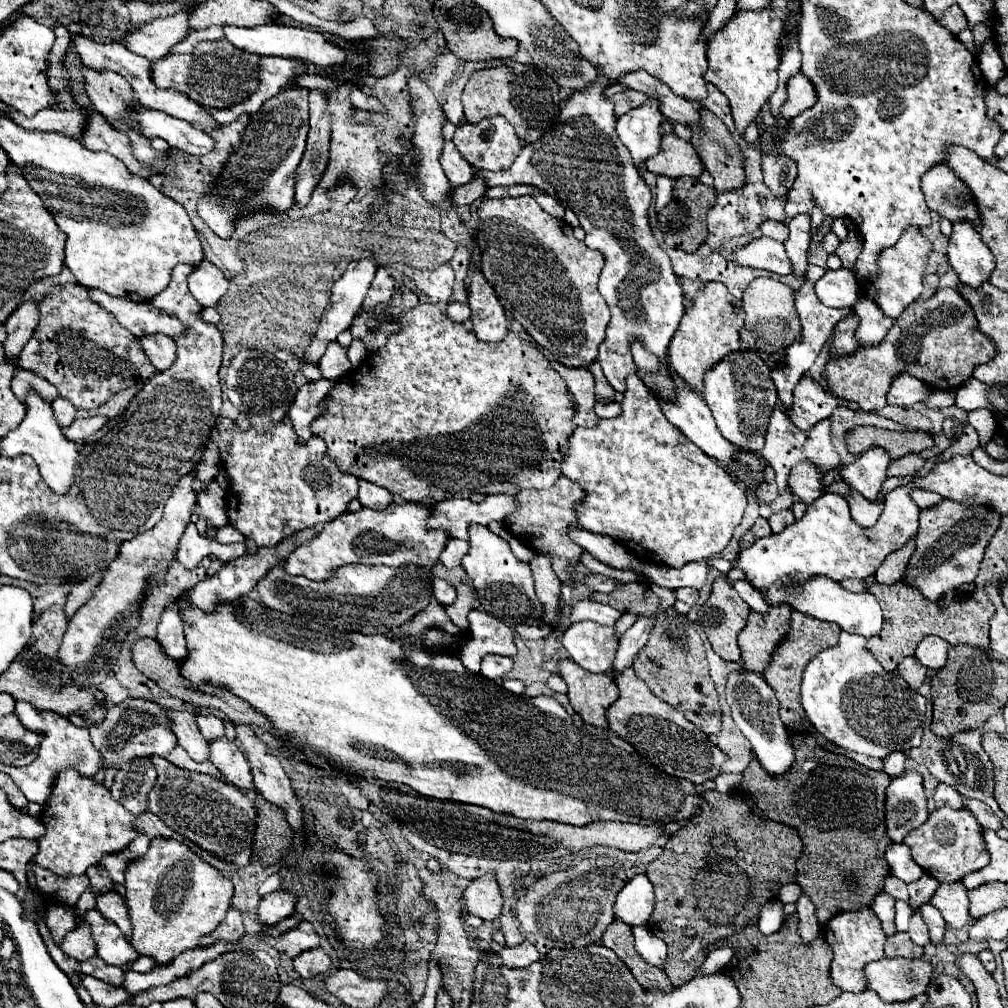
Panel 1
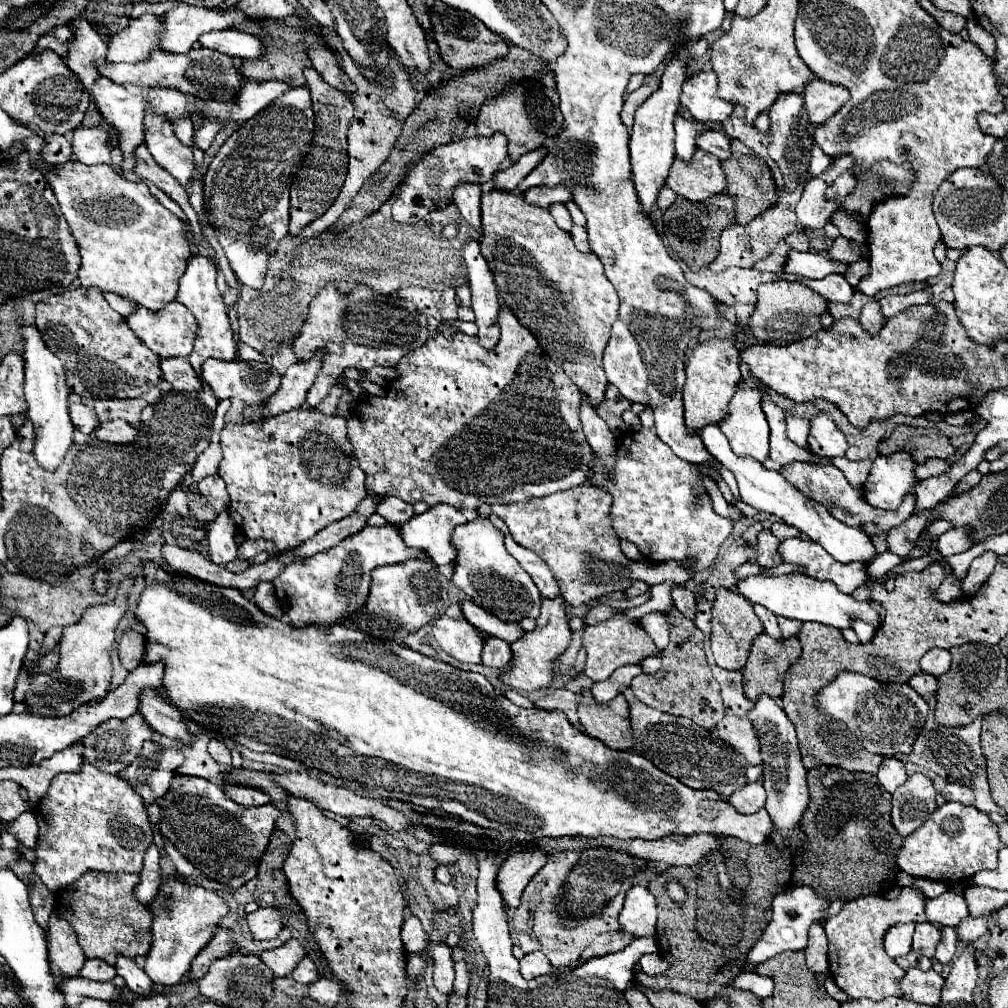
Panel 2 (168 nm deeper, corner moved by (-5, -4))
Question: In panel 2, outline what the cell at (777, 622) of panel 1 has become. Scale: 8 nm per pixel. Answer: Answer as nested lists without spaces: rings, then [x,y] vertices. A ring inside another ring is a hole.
[[[760,634],[754,644],[752,644],[752,650],[750,650],[750,656],[748,656],[748,662],[746,662],[746,668],[742,670],[744,674],[744,696],[752,702],[756,702],[762,694],[770,696],[770,698],[780,698],[782,696],[782,682],[784,682],[784,674],[788,672],[788,668],[800,658],[802,654],[802,648],[800,648],[800,642],[798,638],[788,638],[784,642],[778,642],[778,640],[772,640],[768,634]]]

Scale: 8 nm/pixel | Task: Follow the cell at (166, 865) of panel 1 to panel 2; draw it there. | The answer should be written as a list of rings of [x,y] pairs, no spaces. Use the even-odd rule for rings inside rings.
[[[174,878],[162,884],[158,896],[148,908],[154,914],[154,922],[152,922],[154,940],[146,956],[144,972],[150,976],[154,984],[160,984],[160,986],[180,984],[182,978],[188,974],[188,968],[194,956],[214,936],[218,920],[228,912],[228,906],[216,892],[204,890],[202,886],[190,886],[184,880]]]

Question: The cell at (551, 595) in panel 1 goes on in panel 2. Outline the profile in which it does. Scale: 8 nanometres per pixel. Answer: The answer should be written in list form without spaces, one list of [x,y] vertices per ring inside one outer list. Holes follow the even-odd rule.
[[[562,598],[556,600],[542,600],[542,614],[536,618],[536,628],[532,632],[526,632],[524,638],[516,640],[512,644],[512,668],[508,672],[500,674],[500,680],[508,684],[514,690],[522,692],[536,692],[542,688],[552,688],[554,684],[554,660],[566,652],[570,644],[570,628],[566,620],[566,612],[562,606]]]

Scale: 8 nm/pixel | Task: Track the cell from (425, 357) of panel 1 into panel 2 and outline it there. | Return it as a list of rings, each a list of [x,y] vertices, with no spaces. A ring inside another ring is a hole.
[[[504,304],[500,306],[498,320],[500,320],[498,324],[502,330],[502,338],[494,350],[482,348],[478,344],[476,336],[454,336],[452,340],[444,340],[444,336],[440,336],[440,332],[438,332],[436,338],[428,340],[428,344],[424,344],[422,348],[418,348],[416,352],[412,352],[404,360],[400,360],[400,364],[396,366],[398,378],[386,386],[386,396],[358,398],[352,418],[348,418],[348,440],[352,440],[352,444],[356,448],[356,458],[360,462],[360,468],[366,474],[366,488],[372,494],[398,496],[410,504],[422,500],[430,506],[450,504],[458,510],[462,510],[462,508],[478,510],[480,504],[524,502],[528,498],[540,498],[540,496],[568,490],[568,488],[588,482],[588,476],[592,472],[590,468],[594,466],[594,456],[592,456],[592,448],[582,432],[582,424],[580,424],[580,404],[582,404],[580,390],[576,388],[576,384],[572,384],[572,380],[568,380],[568,376],[564,374],[560,364],[550,360],[550,356],[544,352],[544,348],[540,348],[538,340],[528,332],[526,326],[522,326],[518,322],[514,312],[510,308],[506,308]]]

